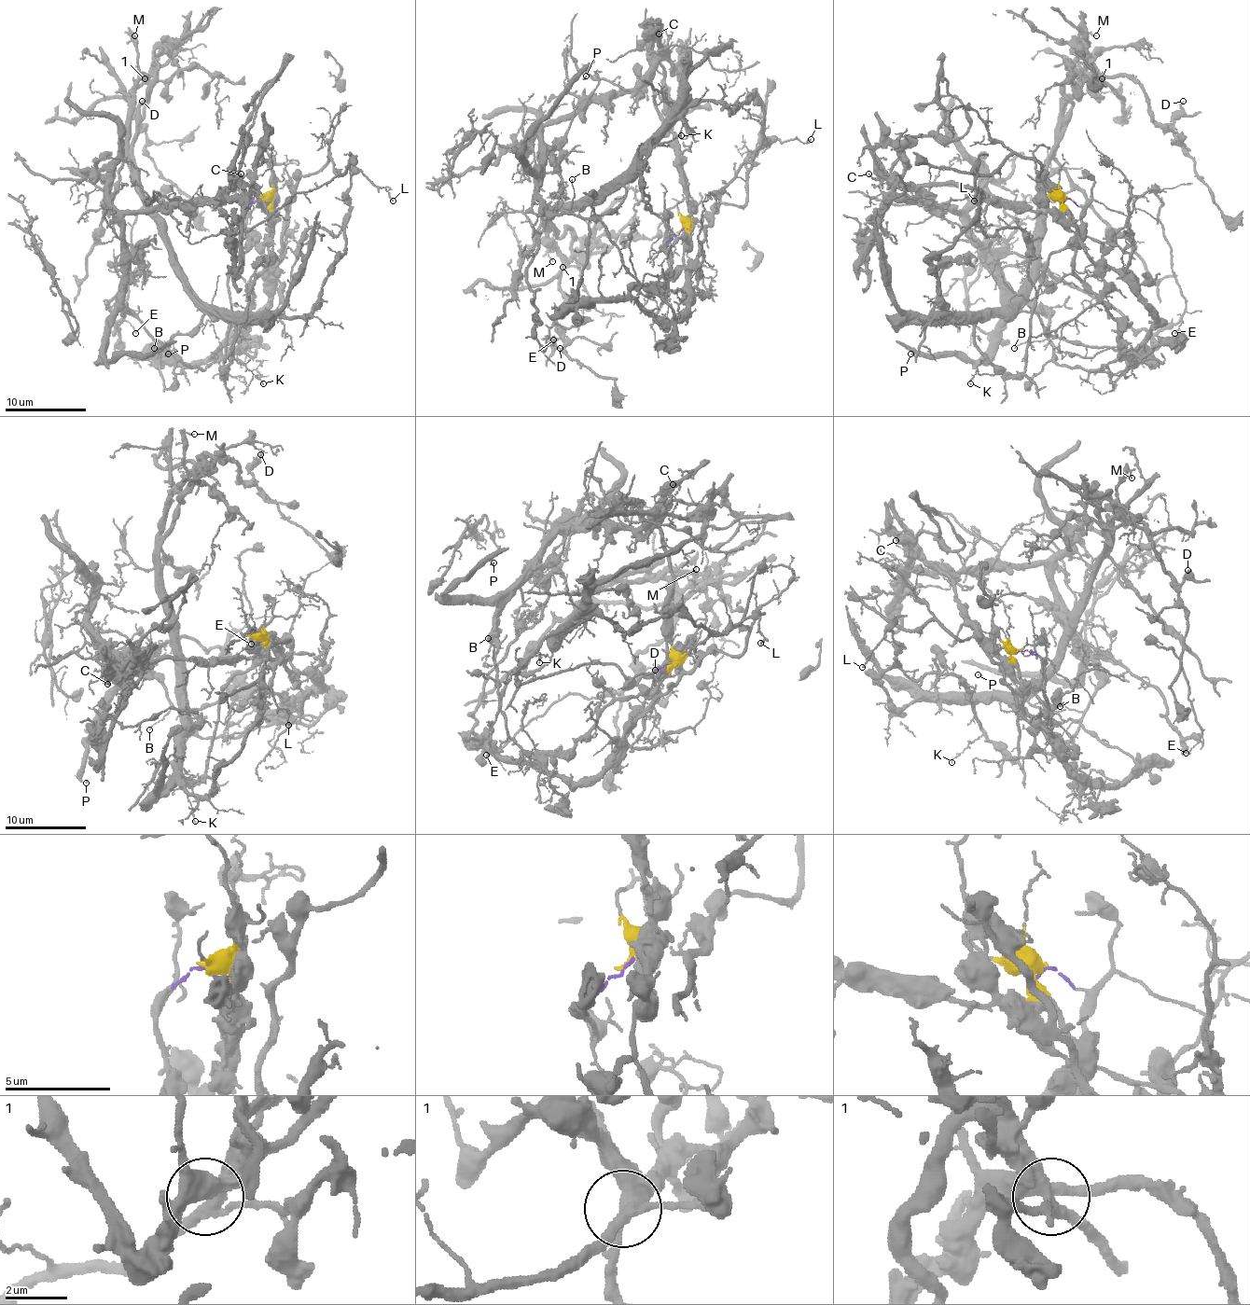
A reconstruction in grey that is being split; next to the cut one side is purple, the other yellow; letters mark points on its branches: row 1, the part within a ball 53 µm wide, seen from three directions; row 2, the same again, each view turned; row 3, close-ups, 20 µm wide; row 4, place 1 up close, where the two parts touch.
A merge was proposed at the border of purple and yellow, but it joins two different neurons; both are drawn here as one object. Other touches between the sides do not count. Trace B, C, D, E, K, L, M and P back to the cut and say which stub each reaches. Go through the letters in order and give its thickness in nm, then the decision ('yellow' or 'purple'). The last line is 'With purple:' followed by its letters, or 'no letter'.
B: calibre 90 nm; yellow
C: calibre 130 nm; yellow
D: calibre 120 nm; purple
E: calibre 140 nm; yellow
K: calibre 110 nm; purple
L: calibre 130 nm; purple
M: calibre 120 nm; purple
P: calibre 130 nm; yellow
With purple: D, K, L, M

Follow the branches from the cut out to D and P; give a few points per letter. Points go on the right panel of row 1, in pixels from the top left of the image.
D: (1066, 198), (1082, 232), (1004, 374), (975, 326), (1021, 293), (1060, 109), (1094, 78), (1163, 125), (1184, 101)
P: (1066, 198), (1074, 269), (1117, 323), (1118, 355), (1060, 366), (1048, 315), (1018, 301), (983, 355), (910, 354)

